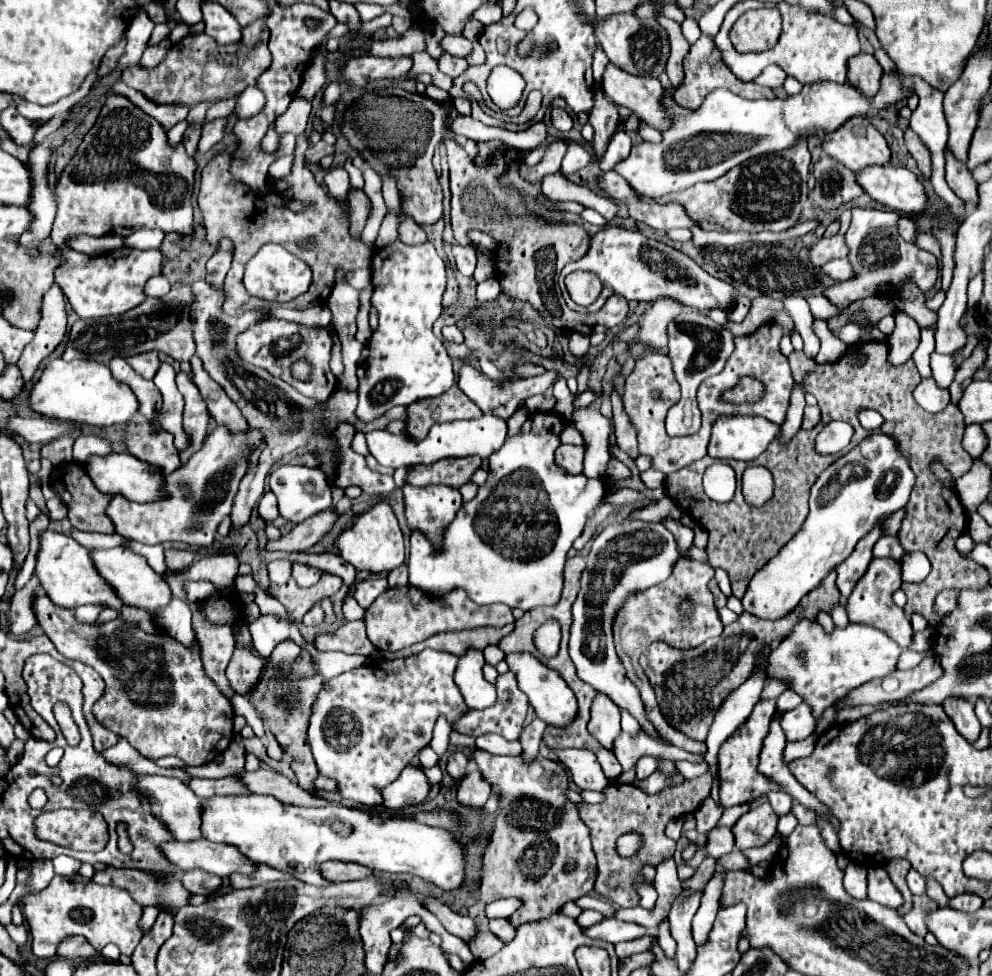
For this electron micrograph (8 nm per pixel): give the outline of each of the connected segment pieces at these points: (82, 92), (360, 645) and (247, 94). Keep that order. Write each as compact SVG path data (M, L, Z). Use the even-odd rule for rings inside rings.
M97 70L92 71L85 79L79 90L71 95L60 99L58 102L48 105L40 106L26 100L20 101L16 108L18 112L24 117L31 120L45 120L48 121L55 116L60 116L66 113L77 102L84 99L93 86L97 78Z
M363 619L349 621L341 629L331 635L317 635L315 641L319 651L343 651L343 653L359 653L369 657L373 653L373 643L365 635Z
M247 87L239 97L237 97L237 105L235 105L235 115L237 119L249 119L255 117L257 109L259 109L259 101L261 101L261 91L257 87Z

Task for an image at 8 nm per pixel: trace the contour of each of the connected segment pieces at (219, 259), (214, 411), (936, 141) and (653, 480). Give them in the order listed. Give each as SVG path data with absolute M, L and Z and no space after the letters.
M221 239L221 245L215 249L211 259L207 261L207 281L213 285L221 285L229 267L231 267L231 253L233 253L233 243L231 239Z
M195 355L191 359L191 369L193 369L193 381L203 395L209 415L217 423L225 423L225 427L229 425L231 431L245 431L247 429L245 417L241 415L237 405L229 399L229 395L223 391L223 387L219 387L219 383L215 383L213 379L209 379L207 371L201 367L201 361Z
M909 79L909 83L917 83L917 95L919 95L919 107L913 111L913 117L911 117L911 123L909 127L919 135L919 139L927 145L927 149L931 151L931 183L935 187L935 193L945 199L951 207L951 213L955 219L965 219L967 215L967 209L965 205L961 203L961 199L957 199L957 195L949 189L947 181L945 181L945 159L943 159L943 149L947 145L947 139L949 139L949 127L947 127L947 121L945 121L945 113L943 113L943 95L941 91L933 91L933 87L925 87L925 83L921 83L921 79Z
M653 468L640 473L640 479L650 489L664 487L665 475Z

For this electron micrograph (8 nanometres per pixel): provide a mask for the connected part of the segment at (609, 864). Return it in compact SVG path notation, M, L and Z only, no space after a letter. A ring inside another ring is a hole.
M706 773L703 777L697 779L685 780L685 785L679 785L677 789L671 787L671 791L666 789L661 793L647 795L633 784L609 783L603 793L605 793L605 801L597 803L597 805L589 805L589 803L577 803L579 815L585 821L585 825L591 829L591 841L593 841L593 851L597 855L597 881L595 881L595 893L609 899L619 905L619 907L637 907L639 905L639 893L635 891L635 877L641 875L641 869L645 863L655 863L653 857L671 857L675 853L677 843L673 843L673 839L669 839L665 835L665 827L671 819L679 819L683 815L693 813L699 805L709 797L714 778L710 773ZM629 831L637 831L645 837L645 845L643 849L631 857L631 859L623 859L617 857L615 851L615 841L621 833L629 833ZM611 873L619 873L621 877L621 887L615 891L607 889L607 877Z

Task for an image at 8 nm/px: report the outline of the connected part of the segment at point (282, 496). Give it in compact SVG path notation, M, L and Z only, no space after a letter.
M281 465L269 475L269 487L277 495L279 513L285 521L301 523L307 517L331 507L331 485L329 485L325 471L321 471L319 467L311 469L311 467L303 467L303 465L297 465L297 467Z

